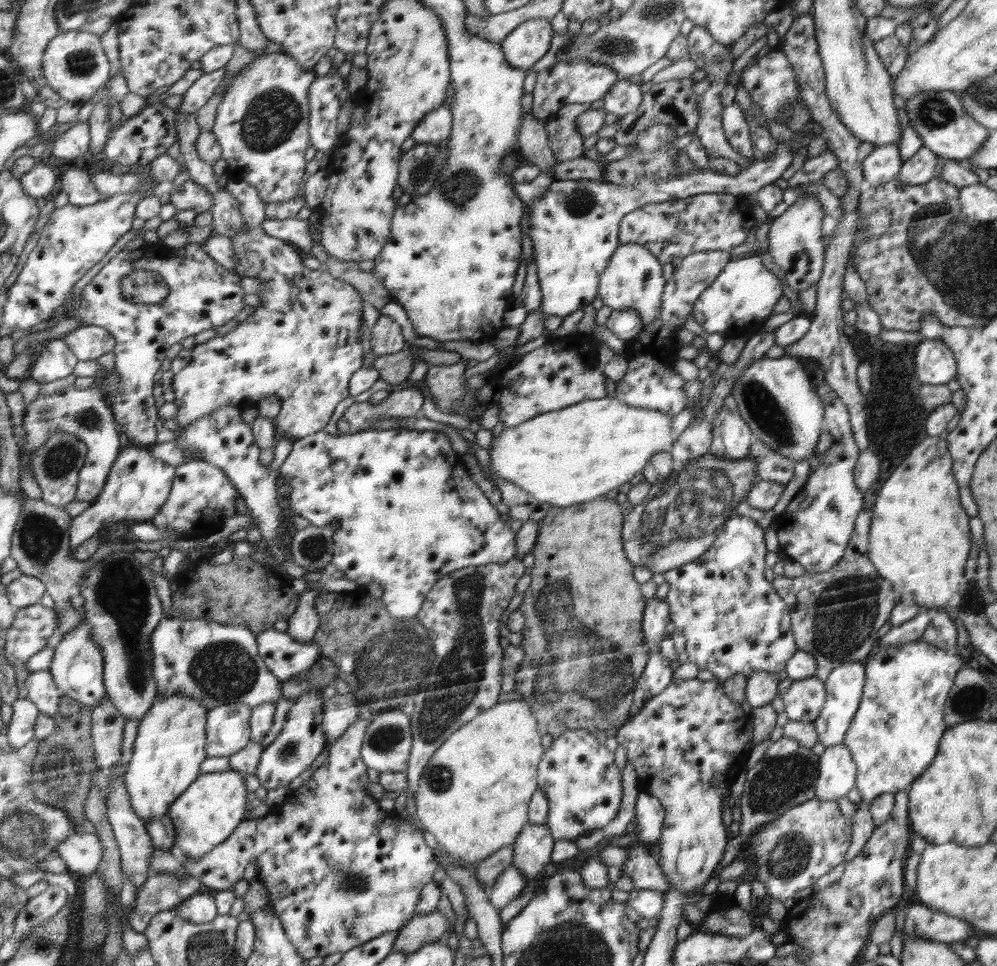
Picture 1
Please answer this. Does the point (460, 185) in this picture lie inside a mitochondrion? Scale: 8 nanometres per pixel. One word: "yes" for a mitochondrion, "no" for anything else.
yes

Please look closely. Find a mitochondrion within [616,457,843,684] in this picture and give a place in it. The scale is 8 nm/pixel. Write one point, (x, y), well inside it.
(687, 511)

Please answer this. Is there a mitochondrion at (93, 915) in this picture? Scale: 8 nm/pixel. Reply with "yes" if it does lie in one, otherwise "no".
yes

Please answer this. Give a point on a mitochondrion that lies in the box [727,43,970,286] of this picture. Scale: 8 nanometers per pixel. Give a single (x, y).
(936, 111)

